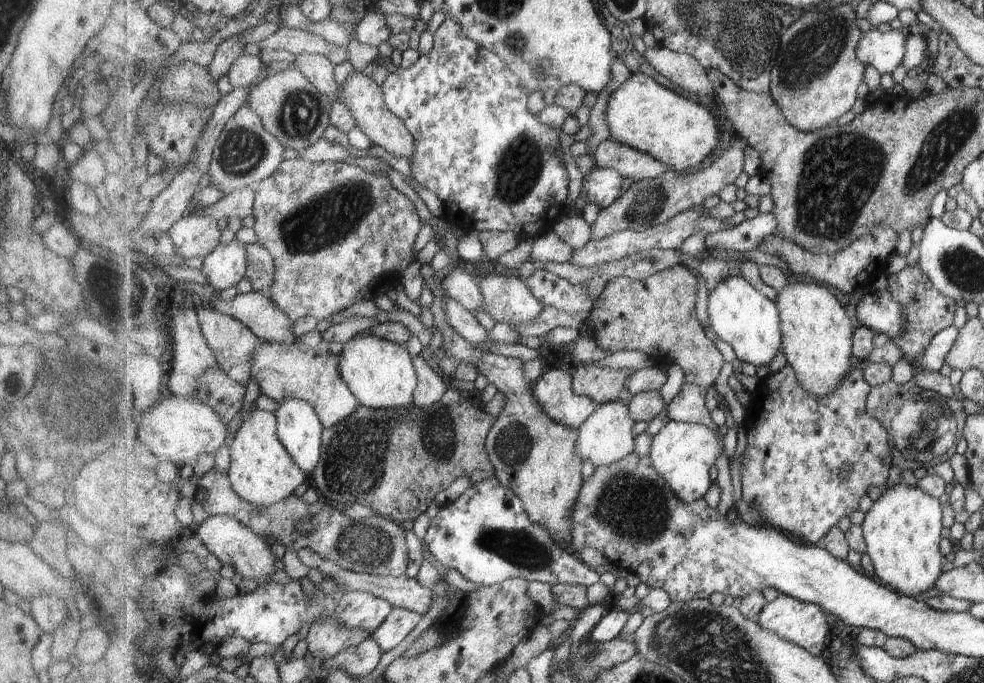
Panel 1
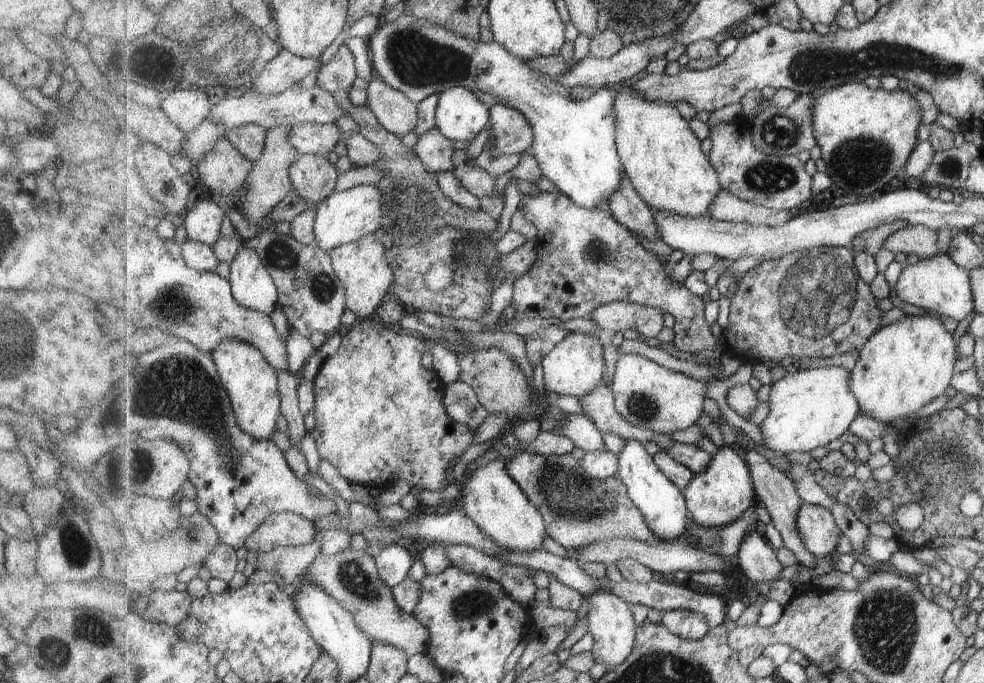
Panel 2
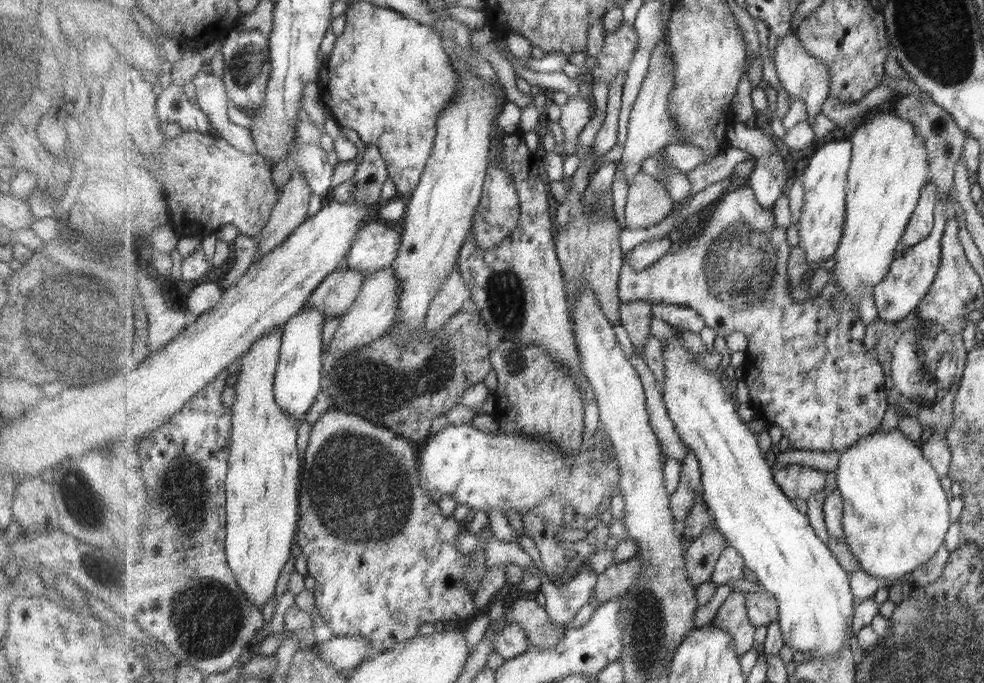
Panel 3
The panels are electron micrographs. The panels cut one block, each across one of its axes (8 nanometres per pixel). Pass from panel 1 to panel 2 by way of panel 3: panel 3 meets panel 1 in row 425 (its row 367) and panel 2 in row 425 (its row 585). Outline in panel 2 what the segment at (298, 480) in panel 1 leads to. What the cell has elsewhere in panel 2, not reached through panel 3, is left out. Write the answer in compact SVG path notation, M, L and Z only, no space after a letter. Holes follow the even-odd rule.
M225 340L213 352L219 380L229 393L239 426L255 440L269 440L277 431L277 420L282 414L279 394L278 369L253 344L243 340Z

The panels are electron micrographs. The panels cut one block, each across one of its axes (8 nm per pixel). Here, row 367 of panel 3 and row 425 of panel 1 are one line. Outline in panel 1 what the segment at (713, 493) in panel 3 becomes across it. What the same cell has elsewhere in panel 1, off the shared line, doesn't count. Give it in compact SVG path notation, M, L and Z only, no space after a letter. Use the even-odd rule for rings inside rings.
M671 420L653 437L650 458L659 475L681 501L693 503L703 499L711 488L711 465L724 453L723 438L706 425Z

